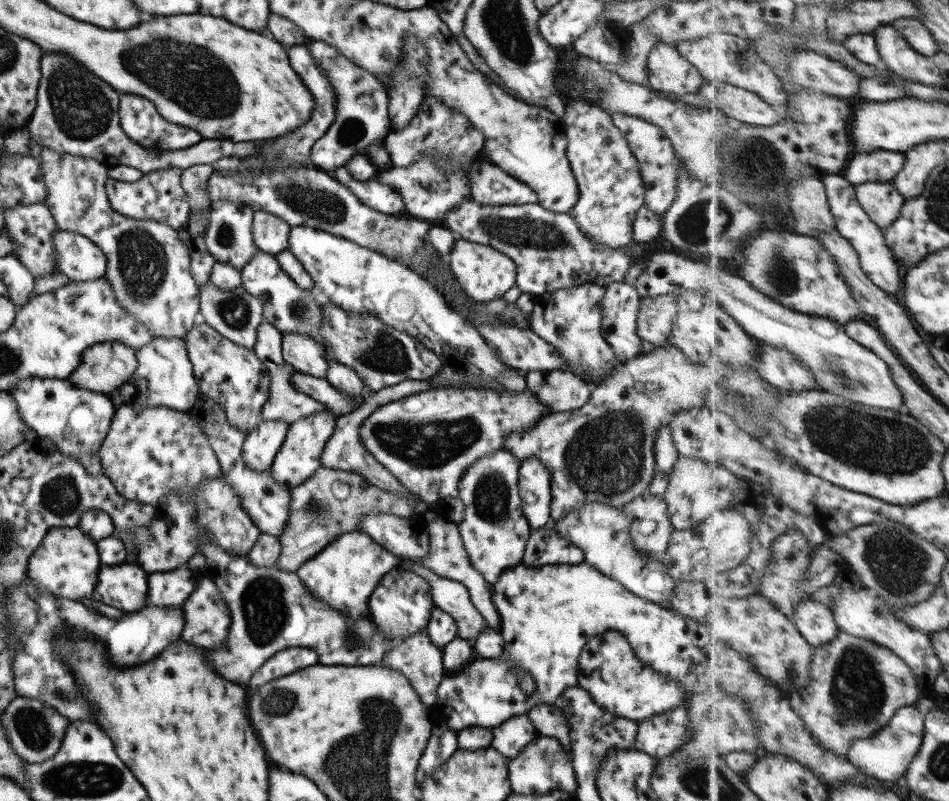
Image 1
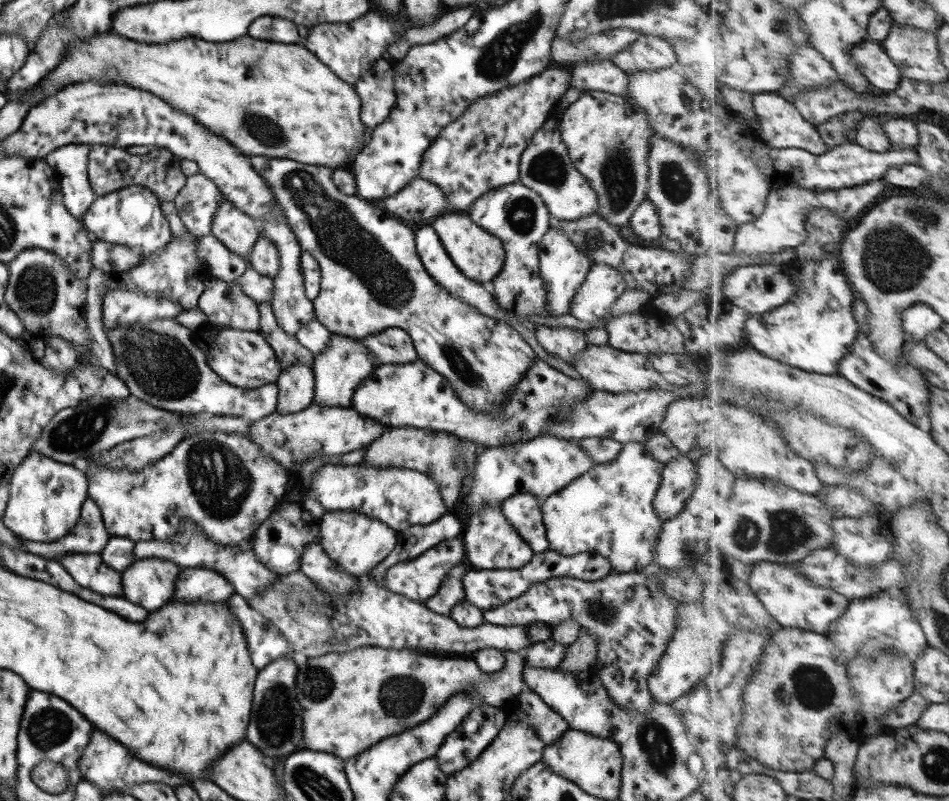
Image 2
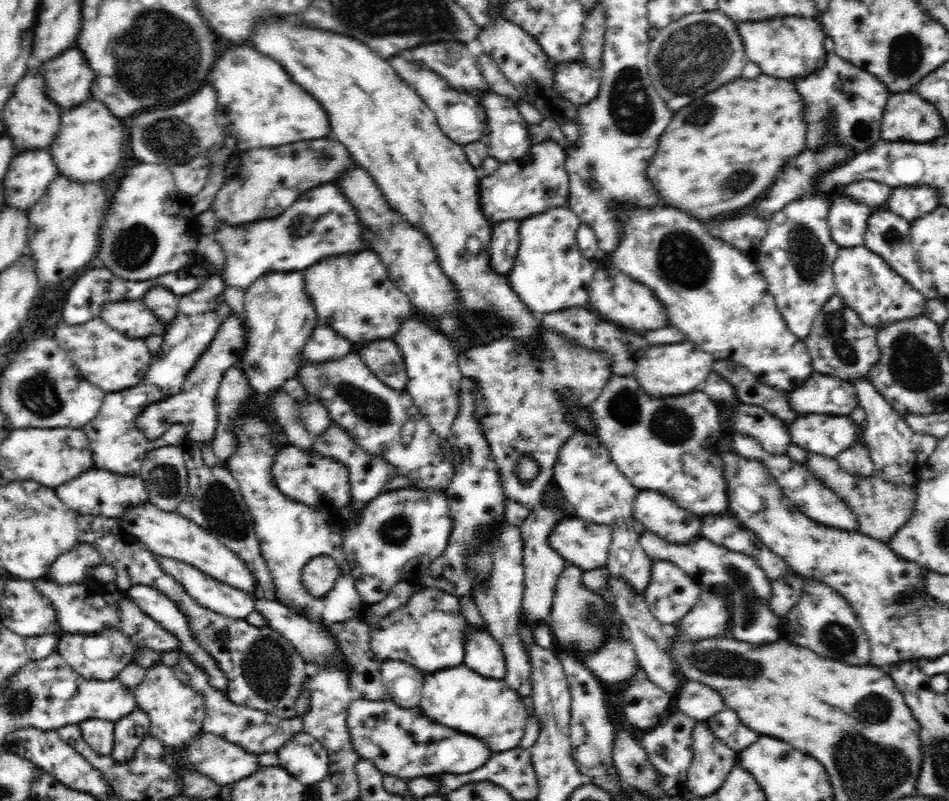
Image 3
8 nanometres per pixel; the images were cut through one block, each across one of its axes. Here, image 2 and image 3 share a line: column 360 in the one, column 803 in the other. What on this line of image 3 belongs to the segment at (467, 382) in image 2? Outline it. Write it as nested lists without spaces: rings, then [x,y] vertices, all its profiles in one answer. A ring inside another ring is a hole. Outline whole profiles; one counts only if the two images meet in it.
[[[815,194],[786,204],[767,222],[766,236],[754,251],[777,309],[789,331],[801,339],[810,332],[822,306],[837,294],[832,262],[841,248],[834,242],[827,223],[829,208],[828,199]]]

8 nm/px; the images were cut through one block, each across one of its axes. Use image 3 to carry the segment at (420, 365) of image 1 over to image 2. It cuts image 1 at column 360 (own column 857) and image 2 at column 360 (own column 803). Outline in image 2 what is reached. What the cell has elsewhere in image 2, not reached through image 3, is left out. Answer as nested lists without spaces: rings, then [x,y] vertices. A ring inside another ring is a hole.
[[[398,327],[386,328],[358,339],[370,349],[378,364],[408,364],[418,359],[411,336]]]

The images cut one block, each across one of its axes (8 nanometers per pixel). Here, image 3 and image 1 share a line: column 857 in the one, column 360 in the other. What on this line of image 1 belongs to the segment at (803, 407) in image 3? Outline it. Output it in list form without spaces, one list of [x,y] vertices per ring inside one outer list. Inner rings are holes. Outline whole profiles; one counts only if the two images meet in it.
[[[294,372],[290,378],[290,383],[296,387],[298,392],[302,391],[314,400],[326,404],[332,410],[331,413],[336,414],[336,416],[351,414],[365,399],[365,396],[363,398],[346,397],[340,389],[332,386],[332,383],[329,383],[325,376],[314,377],[309,374]]]

